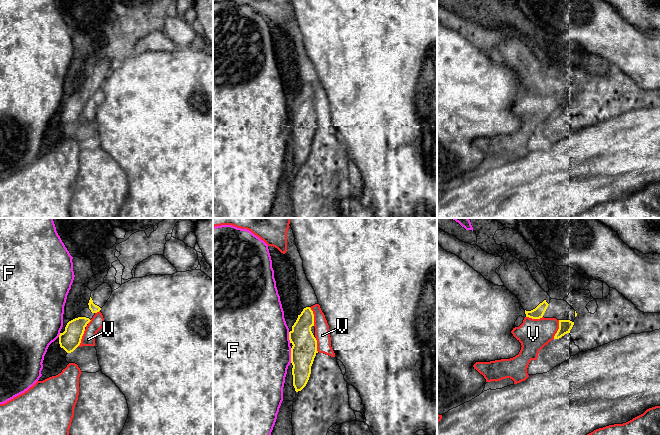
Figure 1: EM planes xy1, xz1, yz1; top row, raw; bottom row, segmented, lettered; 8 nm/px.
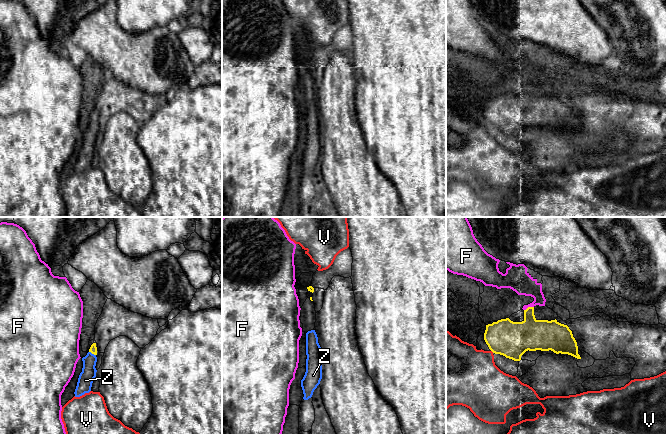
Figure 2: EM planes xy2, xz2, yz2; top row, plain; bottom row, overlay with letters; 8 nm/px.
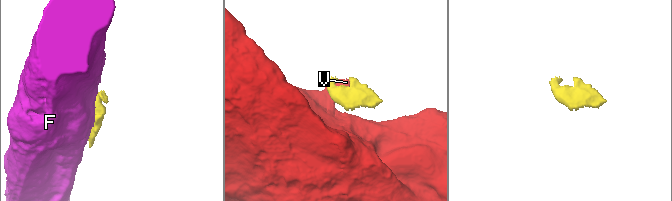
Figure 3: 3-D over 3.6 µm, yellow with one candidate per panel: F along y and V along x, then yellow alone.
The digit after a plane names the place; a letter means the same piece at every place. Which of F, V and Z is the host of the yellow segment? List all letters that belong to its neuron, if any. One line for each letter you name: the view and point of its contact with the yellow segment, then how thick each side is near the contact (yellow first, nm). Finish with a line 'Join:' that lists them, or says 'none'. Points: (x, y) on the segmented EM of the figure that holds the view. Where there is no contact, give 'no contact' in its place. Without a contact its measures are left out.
Z: contact xy2 (92, 353); calibres 60 and 120 nm
Join: Z

